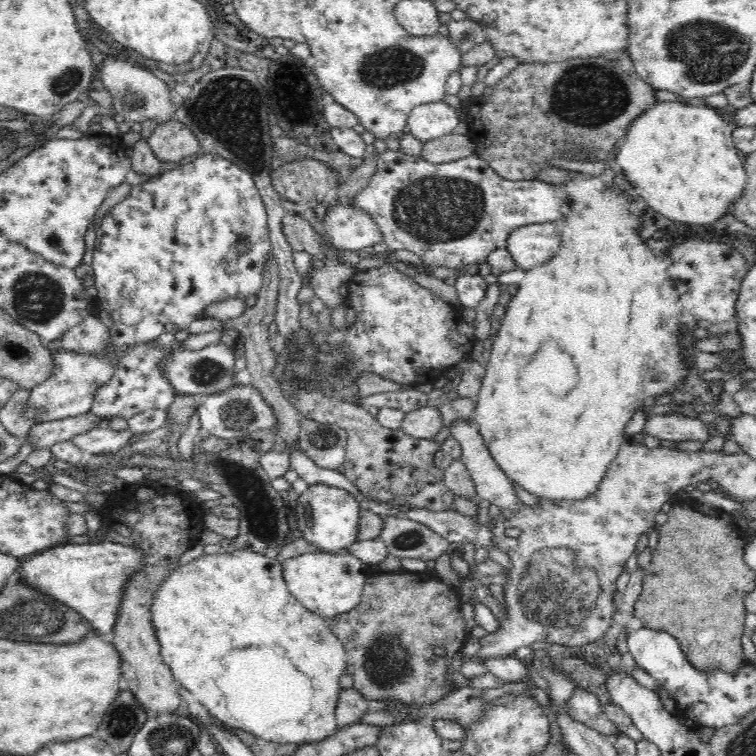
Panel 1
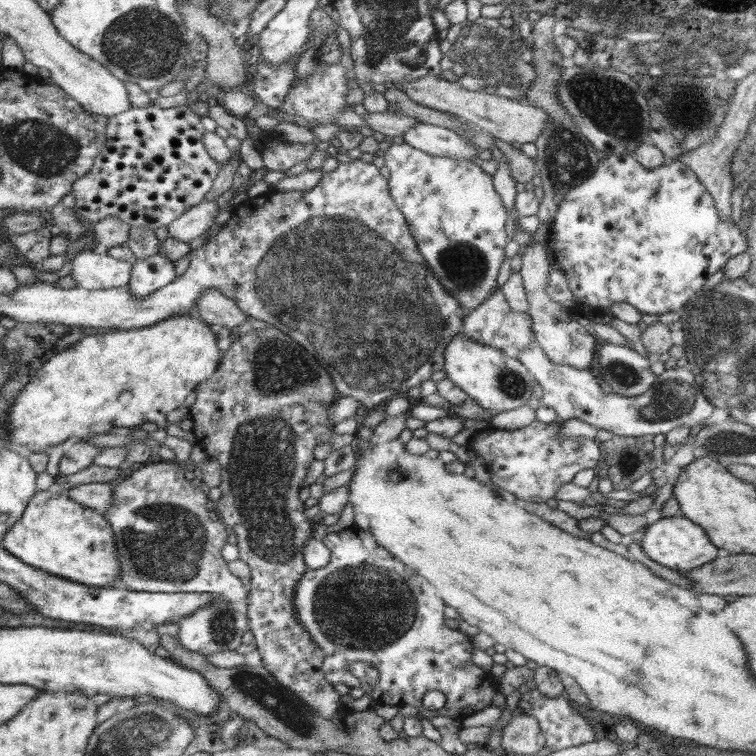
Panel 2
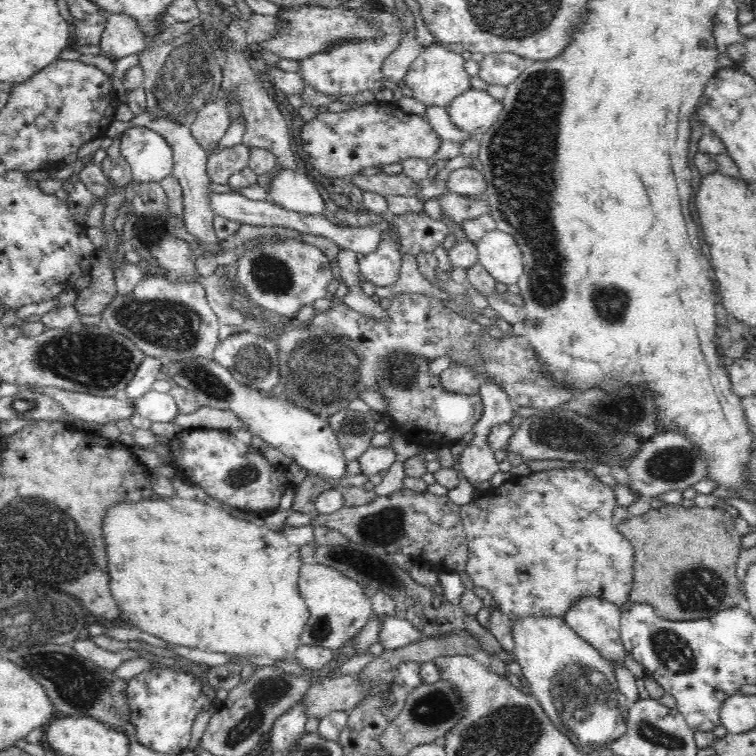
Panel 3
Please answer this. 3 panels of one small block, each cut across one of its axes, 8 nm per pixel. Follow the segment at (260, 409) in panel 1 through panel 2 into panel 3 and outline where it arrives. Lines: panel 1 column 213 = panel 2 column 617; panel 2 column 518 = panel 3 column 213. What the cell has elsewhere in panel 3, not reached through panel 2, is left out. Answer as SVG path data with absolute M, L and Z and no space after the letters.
M244 332L234 334L223 342L219 342L211 359L228 369L233 377L244 386L249 386L254 390L271 391L280 380L279 356L274 341L250 332Z

